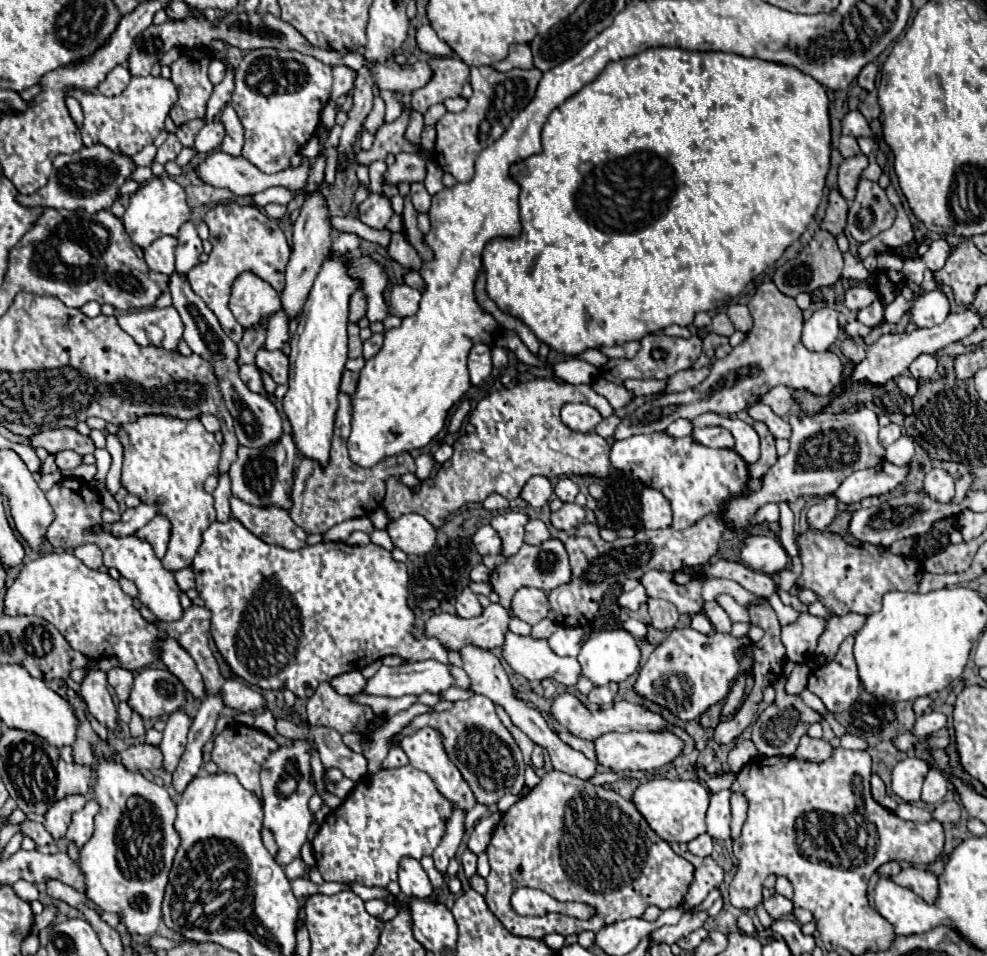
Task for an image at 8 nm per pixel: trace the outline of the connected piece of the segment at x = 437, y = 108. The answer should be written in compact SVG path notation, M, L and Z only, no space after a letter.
M433 105L427 113L425 113L425 125L435 125L443 115L445 115L445 105Z

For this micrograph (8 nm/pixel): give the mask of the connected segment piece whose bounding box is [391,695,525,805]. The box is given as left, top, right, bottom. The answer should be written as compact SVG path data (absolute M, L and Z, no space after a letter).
M473 695L467 701L457 701L449 711L417 715L407 727L403 727L401 733L397 733L393 737L391 743L397 747L399 739L403 739L403 735L411 735L411 731L419 731L423 727L433 727L435 731L439 731L447 755L451 757L455 767L461 771L463 779L469 783L477 803L493 805L503 795L519 793L523 789L525 763L523 763L521 749L513 741L511 733L499 721L491 699L487 699L483 695Z

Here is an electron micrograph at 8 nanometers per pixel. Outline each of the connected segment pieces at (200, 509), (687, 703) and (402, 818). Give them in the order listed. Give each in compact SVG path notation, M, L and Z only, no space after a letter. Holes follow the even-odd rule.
M147 415L139 421L119 427L117 431L119 441L123 445L125 457L123 457L123 473L121 473L121 485L137 495L143 503L159 503L159 515L163 515L171 523L171 539L165 557L161 559L163 567L167 571L179 571L185 567L191 567L191 561L201 545L201 533L215 521L215 509L213 509L213 497L203 489L205 479L213 473L217 473L219 457L221 457L221 445L215 441L213 433L205 431L199 419L181 421L171 419L163 415Z
M691 627L673 629L641 667L633 691L669 709L681 721L695 721L703 711L727 697L731 683L739 675L737 652L749 644L751 641L746 636L735 638L725 633L703 635ZM667 679L673 683L673 689L667 687Z
M405 765L405 767L399 767L399 769L381 769L379 773L365 775L365 777L359 781L359 785L351 791L349 799L347 799L341 807L337 807L331 815L327 815L325 821L323 821L323 825L321 825L321 829L317 831L317 835L315 835L315 839L313 839L313 857L315 857L315 861L317 861L317 869L319 869L319 873L323 875L325 881L361 883L361 885L365 885L365 887L387 887L391 881L397 881L397 869L399 869L401 857L415 857L415 859L421 861L423 855L431 855L431 853L433 853L433 849L439 845L439 839L443 837L445 823L447 823L447 819L451 817L451 813L453 813L453 805L451 805L443 795L439 795L439 791L435 789L431 777L429 777L427 773L411 767L411 765Z

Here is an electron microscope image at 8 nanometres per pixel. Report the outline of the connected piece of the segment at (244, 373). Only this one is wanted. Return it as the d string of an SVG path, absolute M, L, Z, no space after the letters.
M243 365L239 369L239 377L243 379L243 383L247 383L247 387L255 393L263 393L263 383L261 383L261 375L259 369L255 365Z

